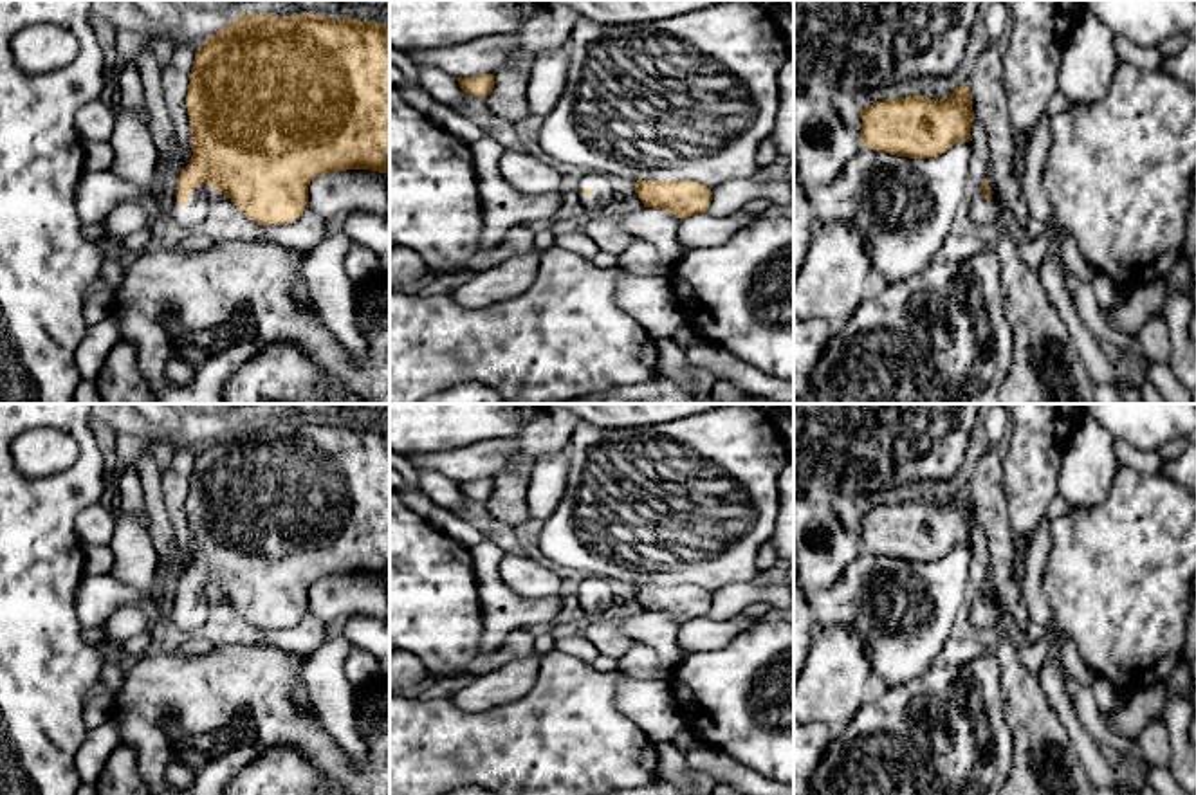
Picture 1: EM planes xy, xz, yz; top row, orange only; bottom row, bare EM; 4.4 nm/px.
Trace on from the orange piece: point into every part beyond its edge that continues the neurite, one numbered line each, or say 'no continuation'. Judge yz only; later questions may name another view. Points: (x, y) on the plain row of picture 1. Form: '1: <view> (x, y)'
1: yz (1045, 763)

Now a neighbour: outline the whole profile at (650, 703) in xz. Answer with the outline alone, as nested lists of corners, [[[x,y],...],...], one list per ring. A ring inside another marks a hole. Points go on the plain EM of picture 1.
[[[622,672],[615,701],[655,745],[673,743],[685,725],[667,680],[644,680]]]

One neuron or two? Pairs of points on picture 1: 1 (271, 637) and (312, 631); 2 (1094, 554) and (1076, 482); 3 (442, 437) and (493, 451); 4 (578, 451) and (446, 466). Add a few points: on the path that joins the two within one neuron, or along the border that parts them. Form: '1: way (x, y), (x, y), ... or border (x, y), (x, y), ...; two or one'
1: way (282, 637), (302, 637); one
2: border (1113, 478), (1110, 493), (1101, 502), (1072, 509); two
3: border (511, 435), (428, 455); two
4: border (578, 422), (567, 447); two

